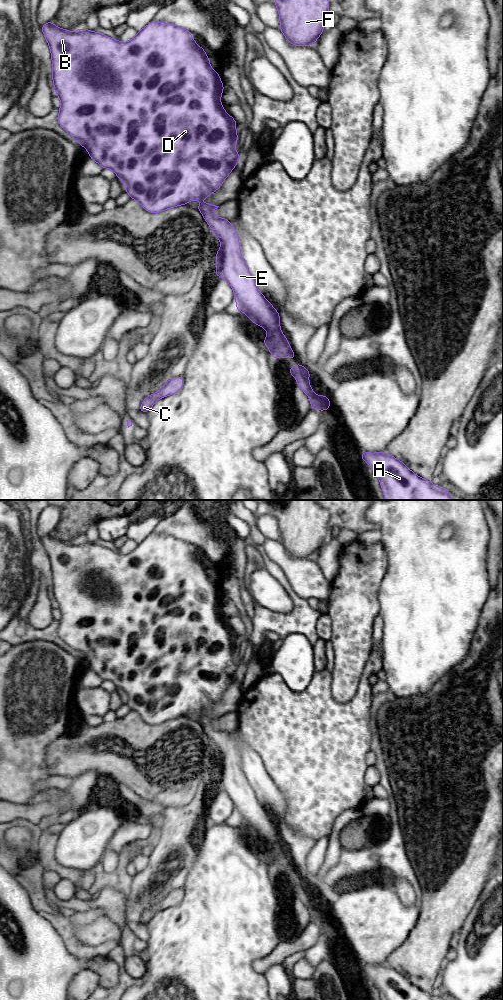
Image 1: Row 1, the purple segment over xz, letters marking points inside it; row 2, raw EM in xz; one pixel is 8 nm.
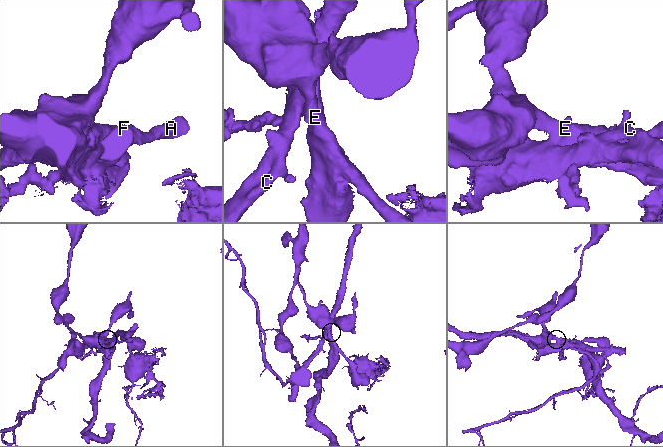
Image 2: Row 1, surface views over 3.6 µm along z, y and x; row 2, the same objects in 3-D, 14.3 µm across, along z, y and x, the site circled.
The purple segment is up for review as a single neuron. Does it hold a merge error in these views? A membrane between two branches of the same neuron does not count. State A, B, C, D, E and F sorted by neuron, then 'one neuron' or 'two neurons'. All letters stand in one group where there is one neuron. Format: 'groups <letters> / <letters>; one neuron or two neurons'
groups A B D E / C F; two neurons

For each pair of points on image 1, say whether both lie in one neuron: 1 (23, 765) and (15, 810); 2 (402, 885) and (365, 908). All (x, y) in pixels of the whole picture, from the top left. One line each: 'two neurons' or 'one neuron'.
1: two neurons
2: two neurons

